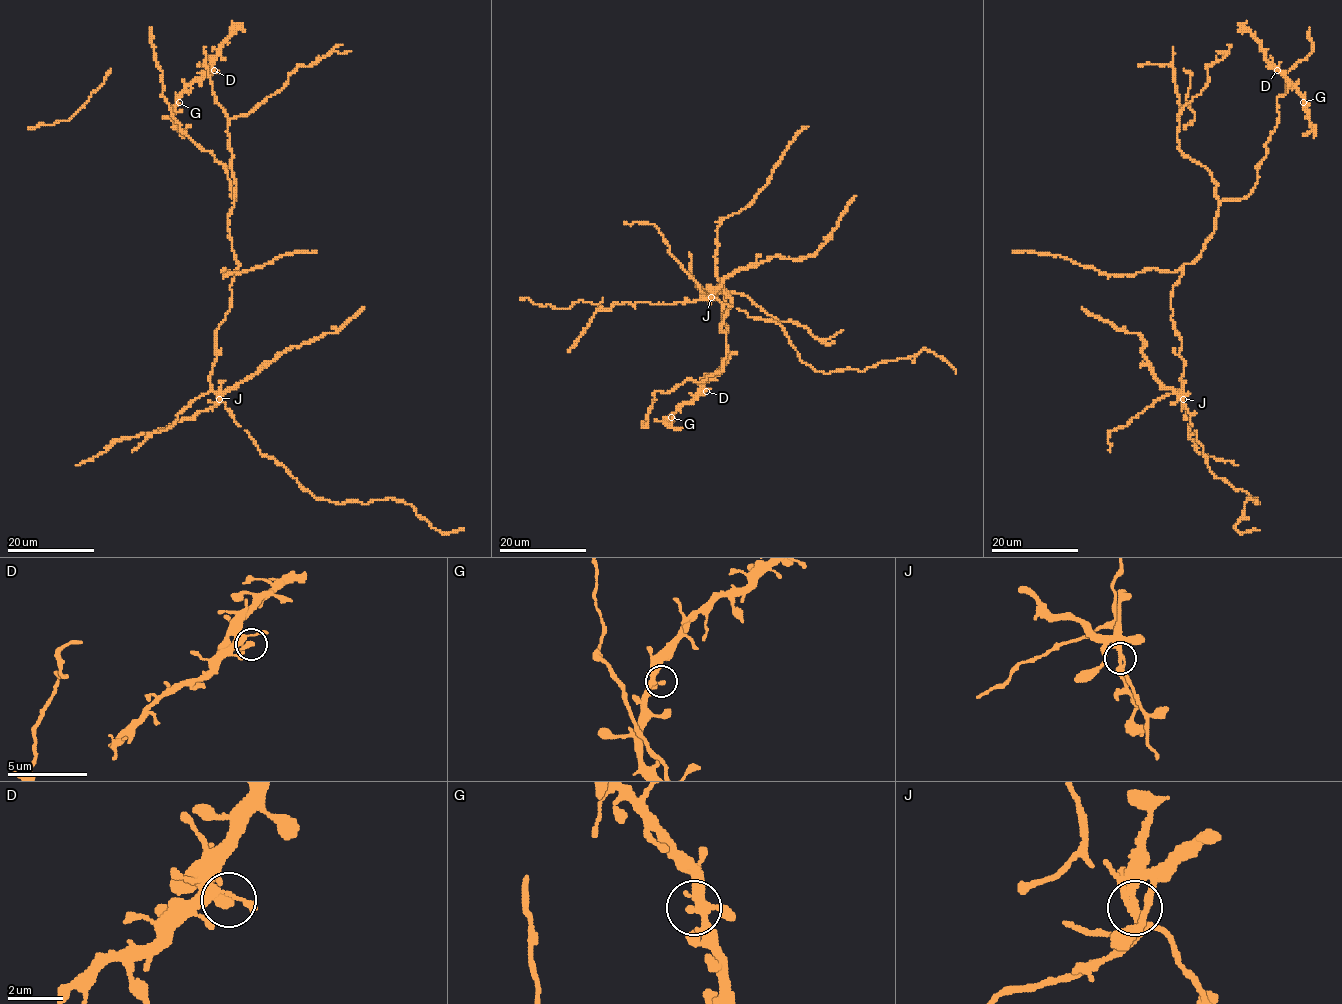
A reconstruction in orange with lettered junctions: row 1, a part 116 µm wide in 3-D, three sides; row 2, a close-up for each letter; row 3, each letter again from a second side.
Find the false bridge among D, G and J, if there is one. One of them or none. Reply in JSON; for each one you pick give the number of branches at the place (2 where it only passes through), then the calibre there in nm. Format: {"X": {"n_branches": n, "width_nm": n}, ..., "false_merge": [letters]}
{"J": {"n_branches": 4, "width_nm": 240}, "false_merge": ["J"]}

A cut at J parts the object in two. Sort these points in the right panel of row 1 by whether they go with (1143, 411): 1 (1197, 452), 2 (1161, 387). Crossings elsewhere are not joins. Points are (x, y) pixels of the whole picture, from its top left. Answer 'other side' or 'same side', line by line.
1: other side
2: other side

